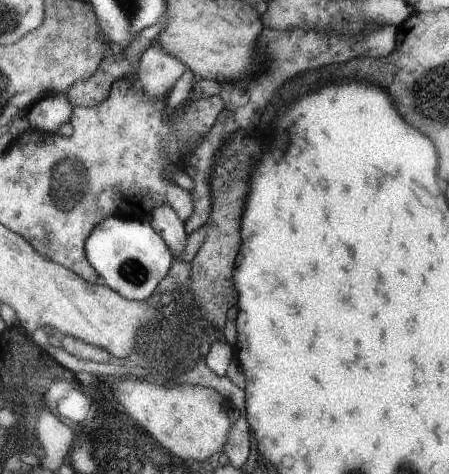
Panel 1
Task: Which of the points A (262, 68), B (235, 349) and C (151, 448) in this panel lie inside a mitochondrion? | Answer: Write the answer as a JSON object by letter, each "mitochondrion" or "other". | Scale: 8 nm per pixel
{"A":"other","B":"other","C":"mitochondrion"}

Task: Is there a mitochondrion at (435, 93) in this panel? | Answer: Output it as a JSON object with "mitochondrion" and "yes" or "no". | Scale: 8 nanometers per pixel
{"mitochondrion":"yes"}

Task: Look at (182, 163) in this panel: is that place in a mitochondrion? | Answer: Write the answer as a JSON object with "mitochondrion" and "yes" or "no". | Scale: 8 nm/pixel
{"mitochondrion":"no"}

